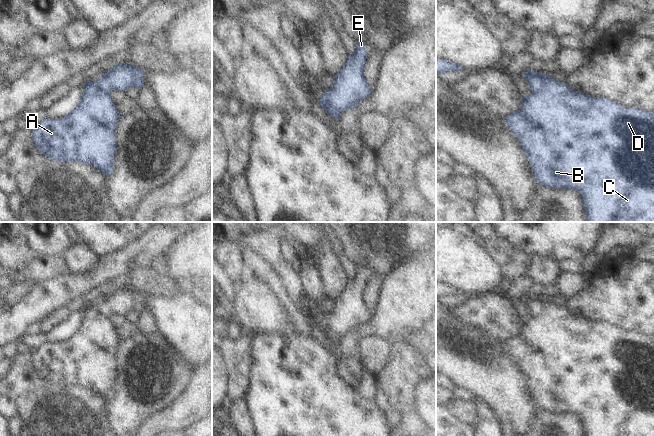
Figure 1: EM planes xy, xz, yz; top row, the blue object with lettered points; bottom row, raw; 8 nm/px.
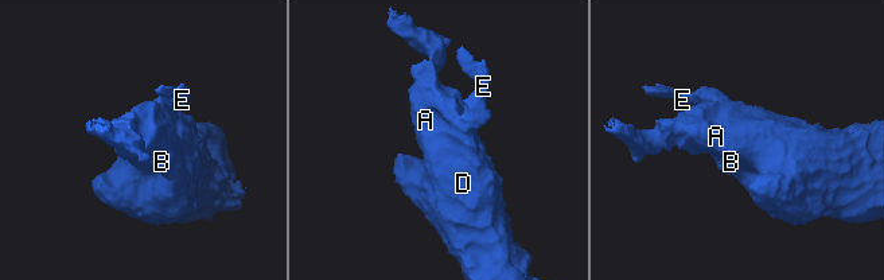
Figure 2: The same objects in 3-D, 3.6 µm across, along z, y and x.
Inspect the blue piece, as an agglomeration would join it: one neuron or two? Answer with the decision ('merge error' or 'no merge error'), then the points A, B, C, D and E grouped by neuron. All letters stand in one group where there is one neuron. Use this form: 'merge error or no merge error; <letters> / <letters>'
no merge error; A B C D E

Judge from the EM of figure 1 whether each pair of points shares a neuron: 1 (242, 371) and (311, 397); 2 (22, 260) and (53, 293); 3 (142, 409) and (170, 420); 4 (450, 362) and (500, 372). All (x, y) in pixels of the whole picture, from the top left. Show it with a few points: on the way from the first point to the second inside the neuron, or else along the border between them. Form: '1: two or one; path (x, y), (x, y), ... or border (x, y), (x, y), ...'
1: two; border (251, 350), (249, 385), (243, 396)
2: two; border (65, 274), (33, 284)
3: two; border (172, 400), (165, 408), (153, 412), (139, 425)
4: one; path (462, 362), (476, 362), (488, 370)

